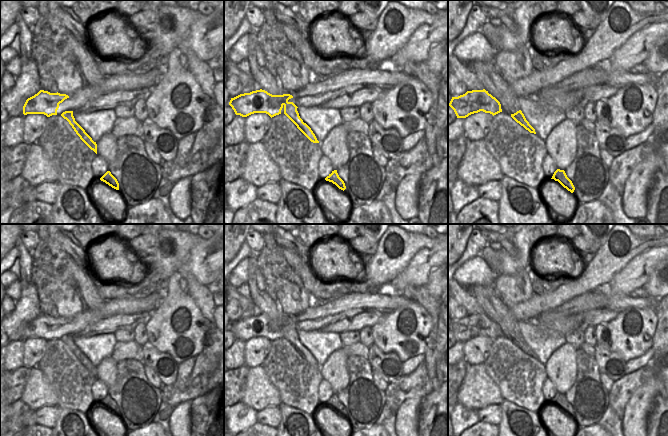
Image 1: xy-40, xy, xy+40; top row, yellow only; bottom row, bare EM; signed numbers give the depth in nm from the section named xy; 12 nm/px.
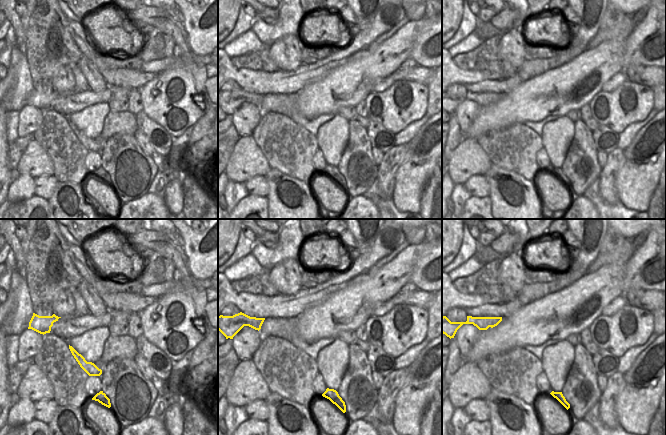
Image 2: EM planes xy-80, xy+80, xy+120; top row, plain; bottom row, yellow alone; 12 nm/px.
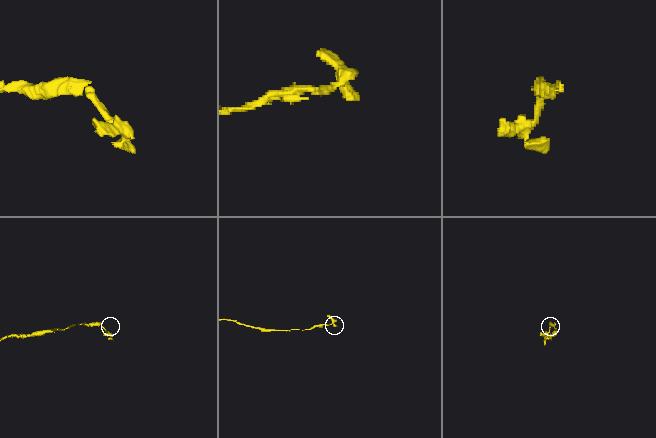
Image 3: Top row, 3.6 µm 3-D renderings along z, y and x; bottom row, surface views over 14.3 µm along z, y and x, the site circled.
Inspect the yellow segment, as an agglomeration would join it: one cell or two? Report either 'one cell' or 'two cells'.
two cells

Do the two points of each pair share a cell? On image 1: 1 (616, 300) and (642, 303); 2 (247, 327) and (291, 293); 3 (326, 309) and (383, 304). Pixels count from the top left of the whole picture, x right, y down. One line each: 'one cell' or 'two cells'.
1: one cell
2: two cells
3: one cell

